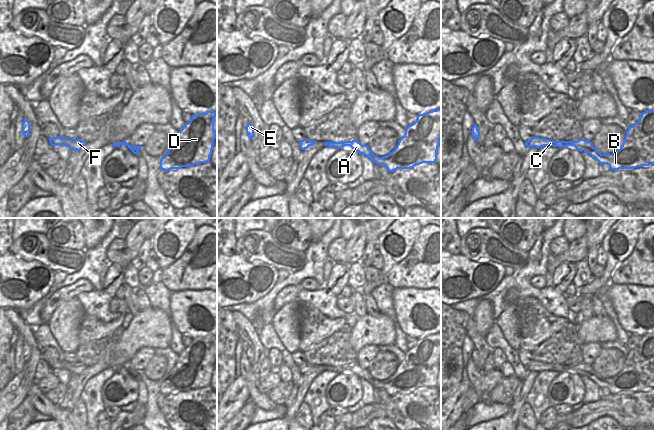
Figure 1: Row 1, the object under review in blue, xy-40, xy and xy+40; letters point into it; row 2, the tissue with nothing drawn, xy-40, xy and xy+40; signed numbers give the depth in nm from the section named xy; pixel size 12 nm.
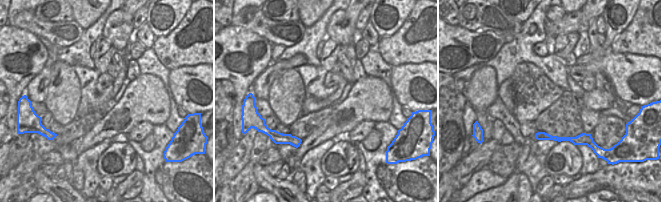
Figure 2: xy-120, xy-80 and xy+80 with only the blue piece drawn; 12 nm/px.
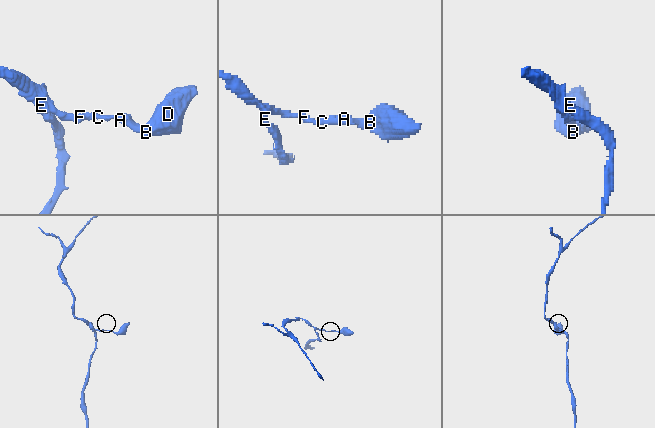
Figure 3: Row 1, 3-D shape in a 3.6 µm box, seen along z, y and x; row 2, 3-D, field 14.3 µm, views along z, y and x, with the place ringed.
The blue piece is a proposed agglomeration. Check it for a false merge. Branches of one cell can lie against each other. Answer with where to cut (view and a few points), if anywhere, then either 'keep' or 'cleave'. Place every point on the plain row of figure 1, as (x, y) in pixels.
no cut | keep

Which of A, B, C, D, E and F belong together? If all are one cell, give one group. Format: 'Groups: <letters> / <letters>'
Groups: A B C D E F

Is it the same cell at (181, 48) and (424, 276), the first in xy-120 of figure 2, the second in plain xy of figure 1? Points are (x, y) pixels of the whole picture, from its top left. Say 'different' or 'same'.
same

